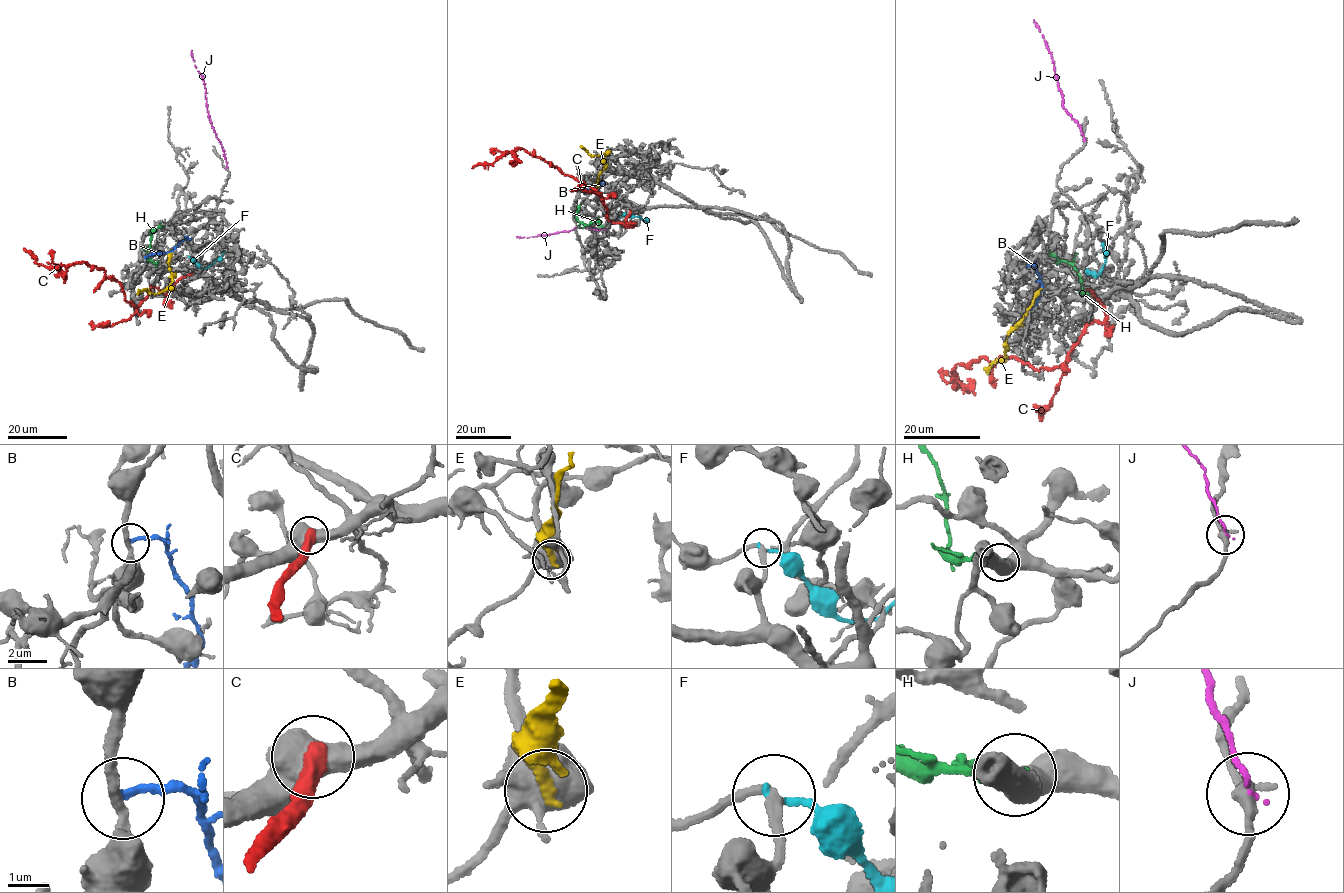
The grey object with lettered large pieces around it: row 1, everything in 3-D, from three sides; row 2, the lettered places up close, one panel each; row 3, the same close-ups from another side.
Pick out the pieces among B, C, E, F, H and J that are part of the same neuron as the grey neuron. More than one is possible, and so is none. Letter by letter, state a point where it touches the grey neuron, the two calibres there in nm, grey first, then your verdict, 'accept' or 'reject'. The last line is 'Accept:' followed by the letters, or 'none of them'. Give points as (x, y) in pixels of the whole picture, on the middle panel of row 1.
B: contact (598, 179); calibres 280 and 200 nm; reject
C: contact (630, 212); calibres 700 and 480 nm; reject
E: contact (597, 188); calibres 440 and 300 nm; reject
F: contact (620, 216); calibres 220 and 160 nm; reject
H: contact (602, 226); calibres 550 and 220 nm; reject
J: contact (605, 229); calibres 320 and 110 nm; reject
Accept: none of them

